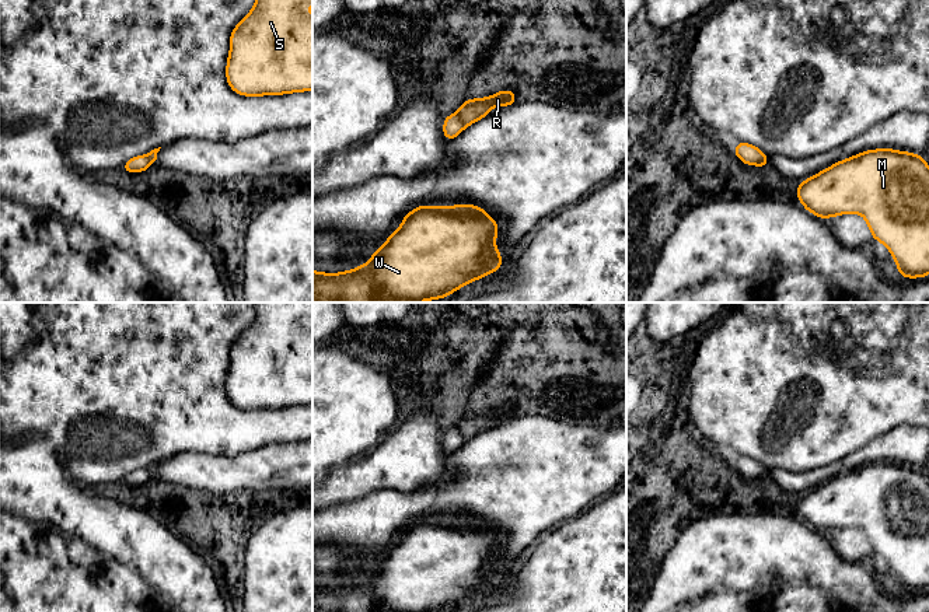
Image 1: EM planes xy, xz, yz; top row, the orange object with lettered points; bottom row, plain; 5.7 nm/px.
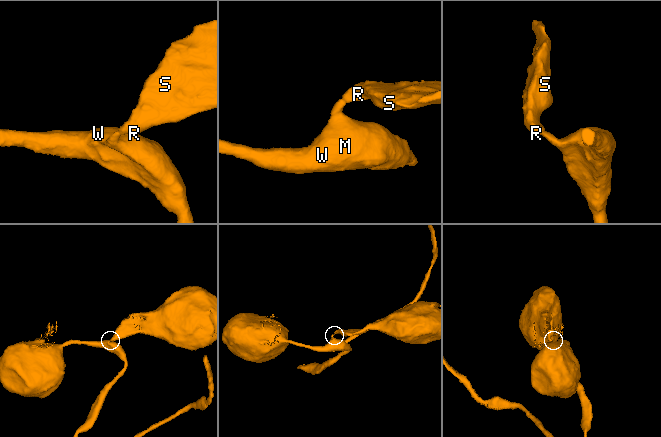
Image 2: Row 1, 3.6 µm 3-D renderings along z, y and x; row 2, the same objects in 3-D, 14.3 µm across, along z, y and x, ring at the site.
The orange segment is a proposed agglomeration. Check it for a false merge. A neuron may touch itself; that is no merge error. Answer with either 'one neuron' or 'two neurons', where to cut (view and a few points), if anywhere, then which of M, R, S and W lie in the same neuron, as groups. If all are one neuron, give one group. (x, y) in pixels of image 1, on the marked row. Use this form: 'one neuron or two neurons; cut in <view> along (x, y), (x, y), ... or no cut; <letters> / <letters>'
two neurons; cut in xz along (456, 114), (465, 126); M W / R S

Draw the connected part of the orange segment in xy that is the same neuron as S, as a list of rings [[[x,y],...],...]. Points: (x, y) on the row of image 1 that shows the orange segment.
[[[256,0],[230,36],[226,77],[245,97],[312,91],[312,14],[301,11],[312,0]]]

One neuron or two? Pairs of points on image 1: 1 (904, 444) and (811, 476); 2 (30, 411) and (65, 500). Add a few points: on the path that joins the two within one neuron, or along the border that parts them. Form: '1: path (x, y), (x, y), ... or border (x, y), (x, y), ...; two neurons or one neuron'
1: path (882, 448), (834, 469); one neuron
2: border (14, 440), (32, 436), (48, 437), (60, 461); two neurons

